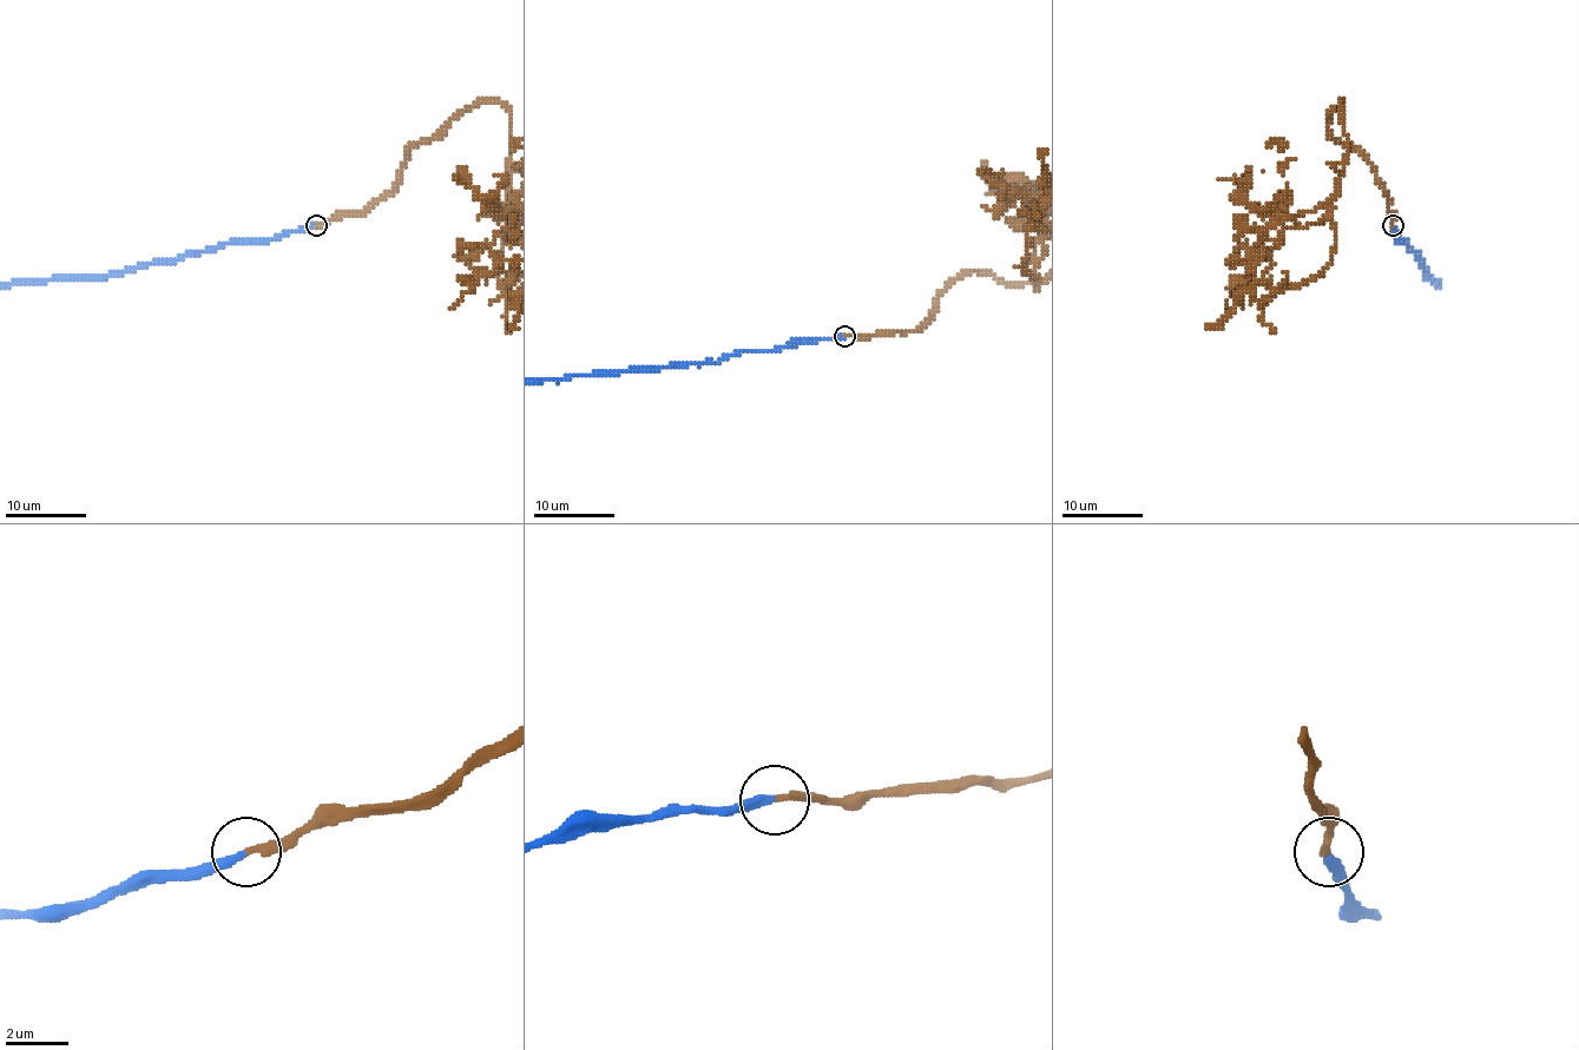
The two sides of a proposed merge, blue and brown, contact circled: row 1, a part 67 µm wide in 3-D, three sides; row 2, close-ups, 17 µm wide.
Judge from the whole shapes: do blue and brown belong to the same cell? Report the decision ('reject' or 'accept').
accept

